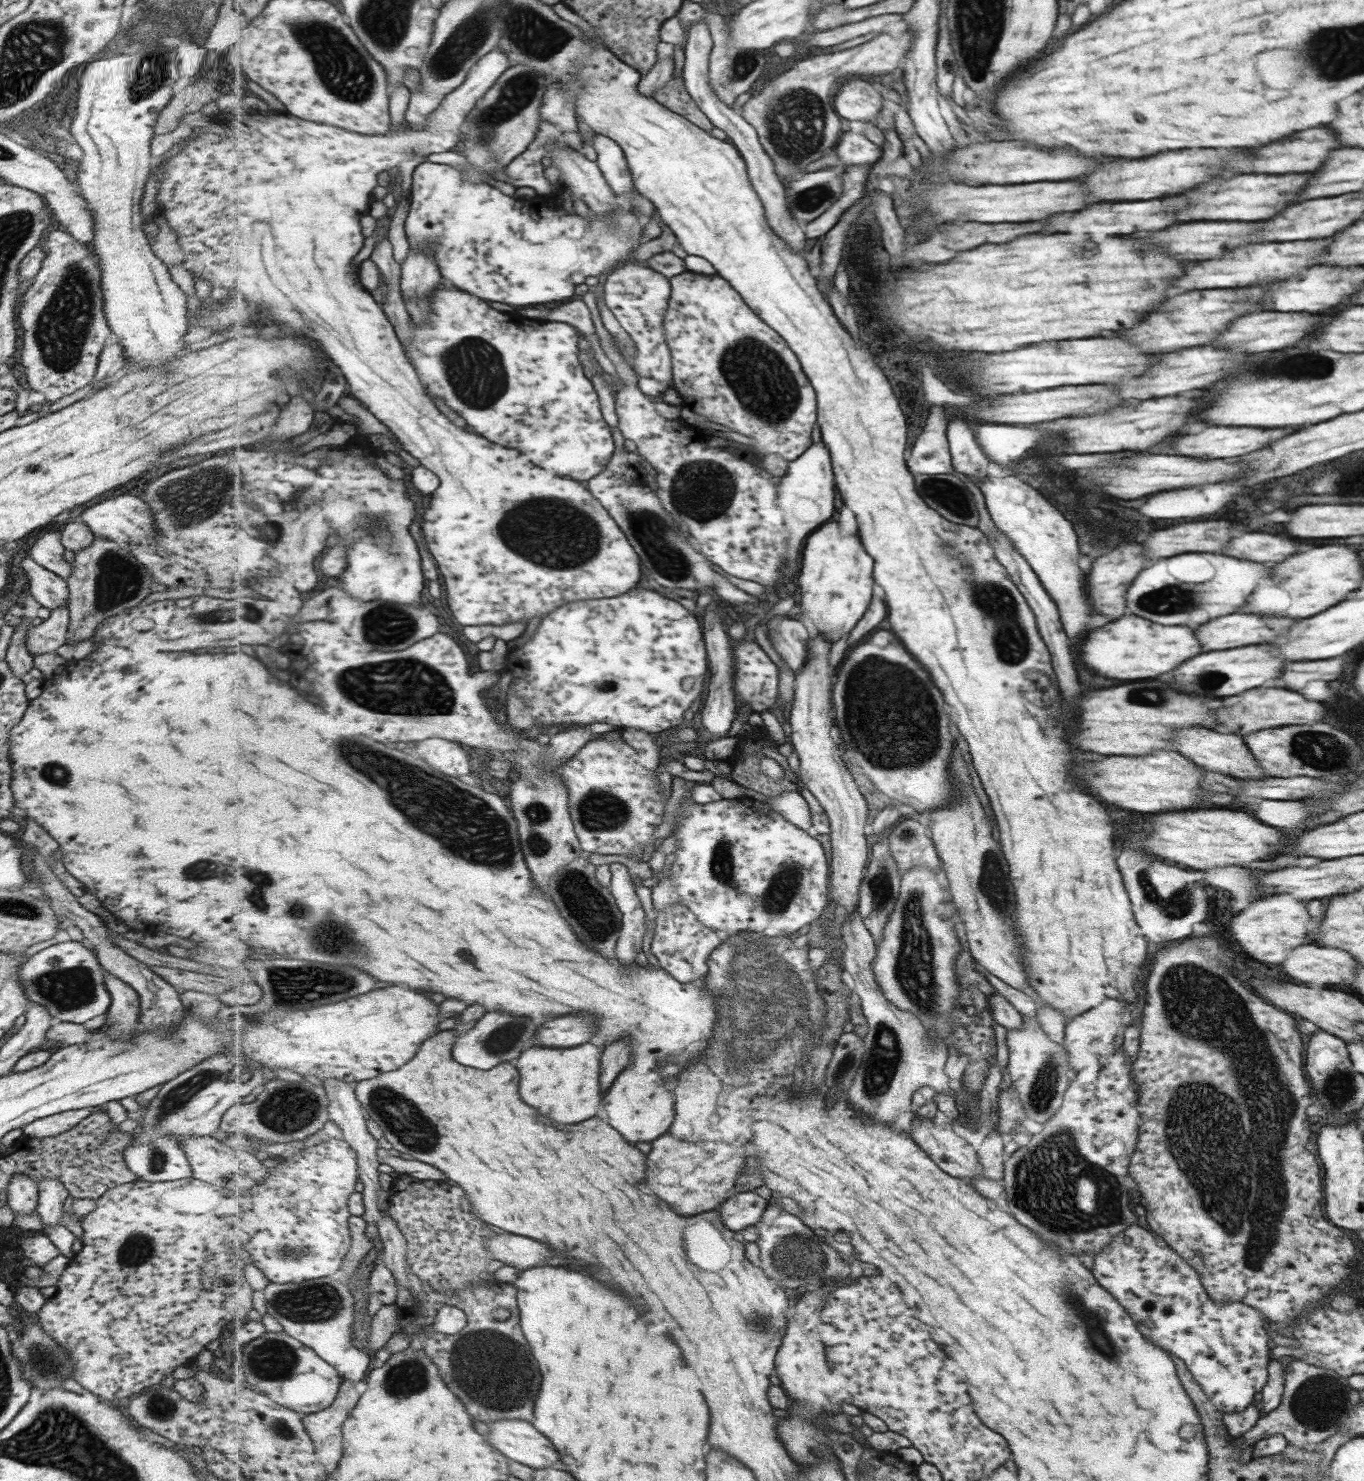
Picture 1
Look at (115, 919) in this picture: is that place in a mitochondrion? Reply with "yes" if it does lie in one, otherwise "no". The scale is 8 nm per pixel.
no

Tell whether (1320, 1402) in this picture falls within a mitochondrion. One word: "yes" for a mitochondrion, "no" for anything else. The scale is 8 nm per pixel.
yes

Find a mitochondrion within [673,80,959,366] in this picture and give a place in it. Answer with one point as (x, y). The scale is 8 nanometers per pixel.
(795, 123)

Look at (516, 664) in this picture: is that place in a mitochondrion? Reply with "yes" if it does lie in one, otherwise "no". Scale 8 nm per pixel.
no

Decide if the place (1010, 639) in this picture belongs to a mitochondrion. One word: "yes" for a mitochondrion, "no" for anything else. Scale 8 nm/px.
yes

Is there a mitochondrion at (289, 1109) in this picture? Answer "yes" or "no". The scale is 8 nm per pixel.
yes

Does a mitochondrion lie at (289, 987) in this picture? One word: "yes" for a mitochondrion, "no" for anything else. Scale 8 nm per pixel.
yes

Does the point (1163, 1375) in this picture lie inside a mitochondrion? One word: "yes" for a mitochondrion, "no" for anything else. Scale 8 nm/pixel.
no

